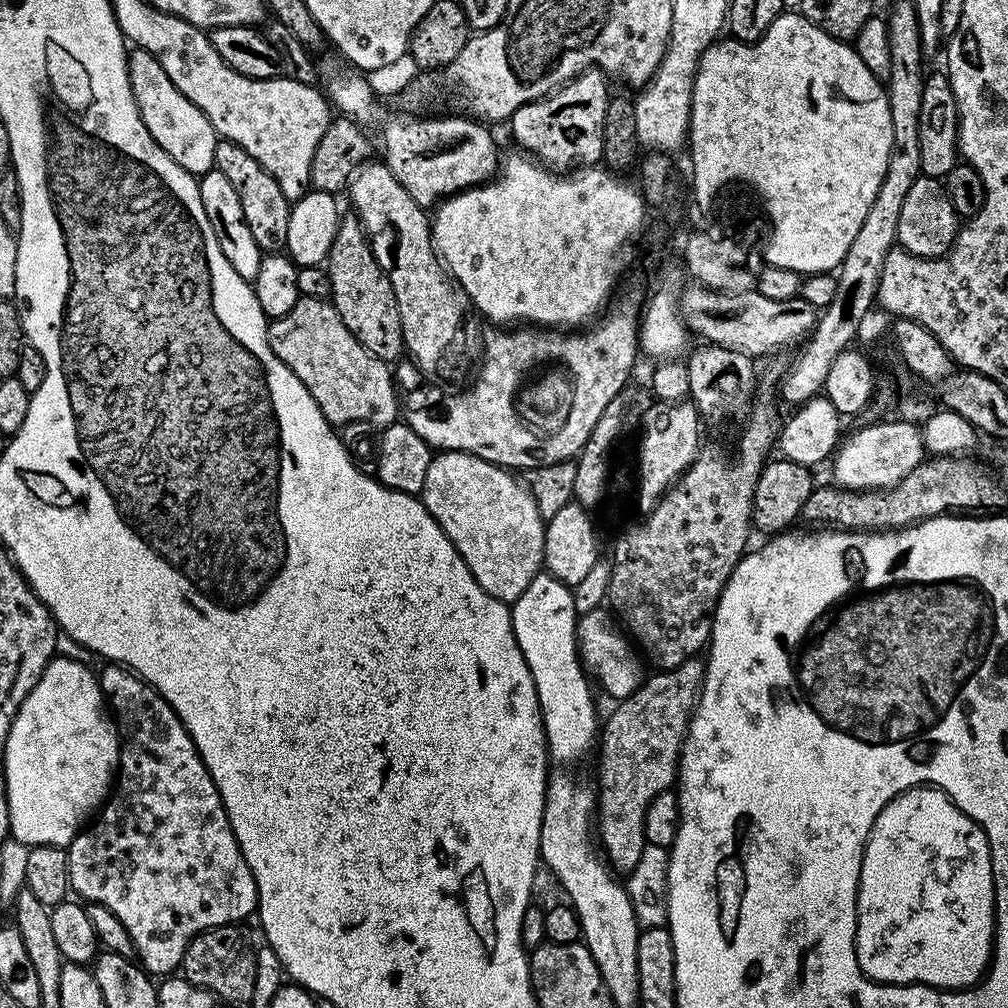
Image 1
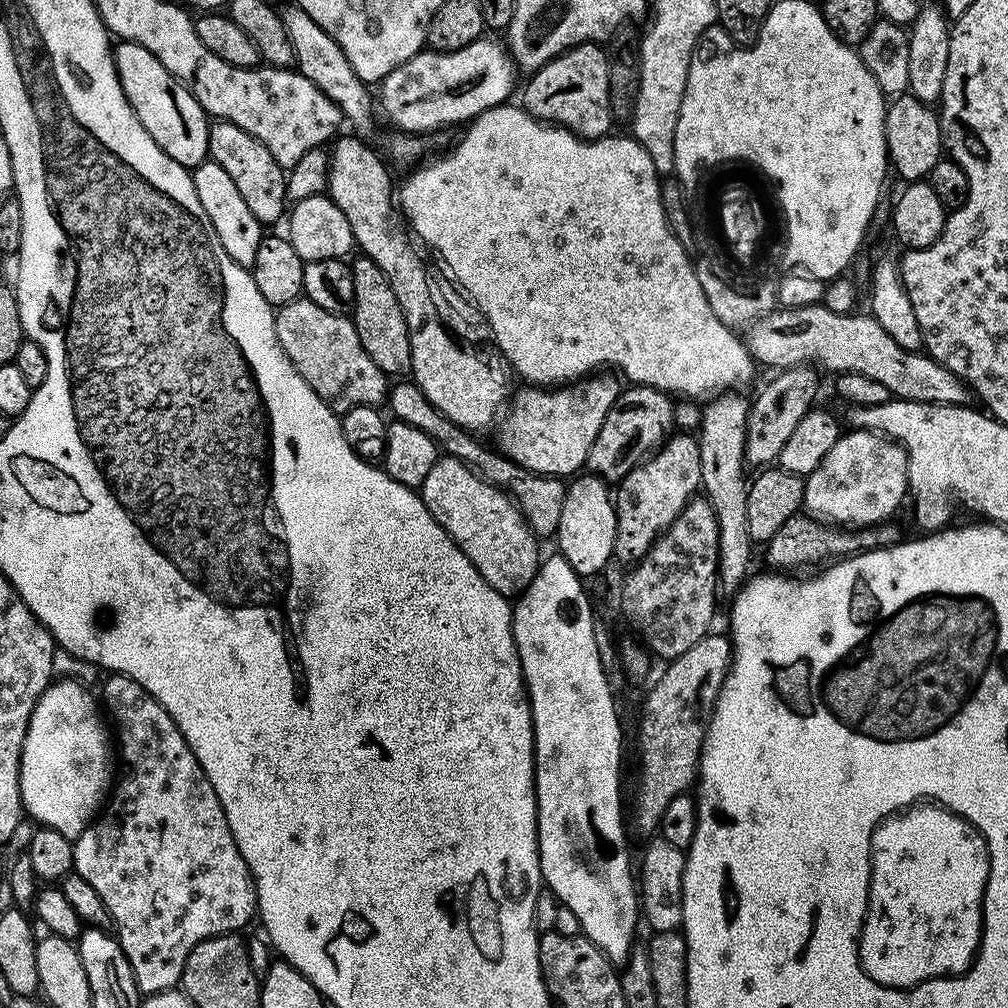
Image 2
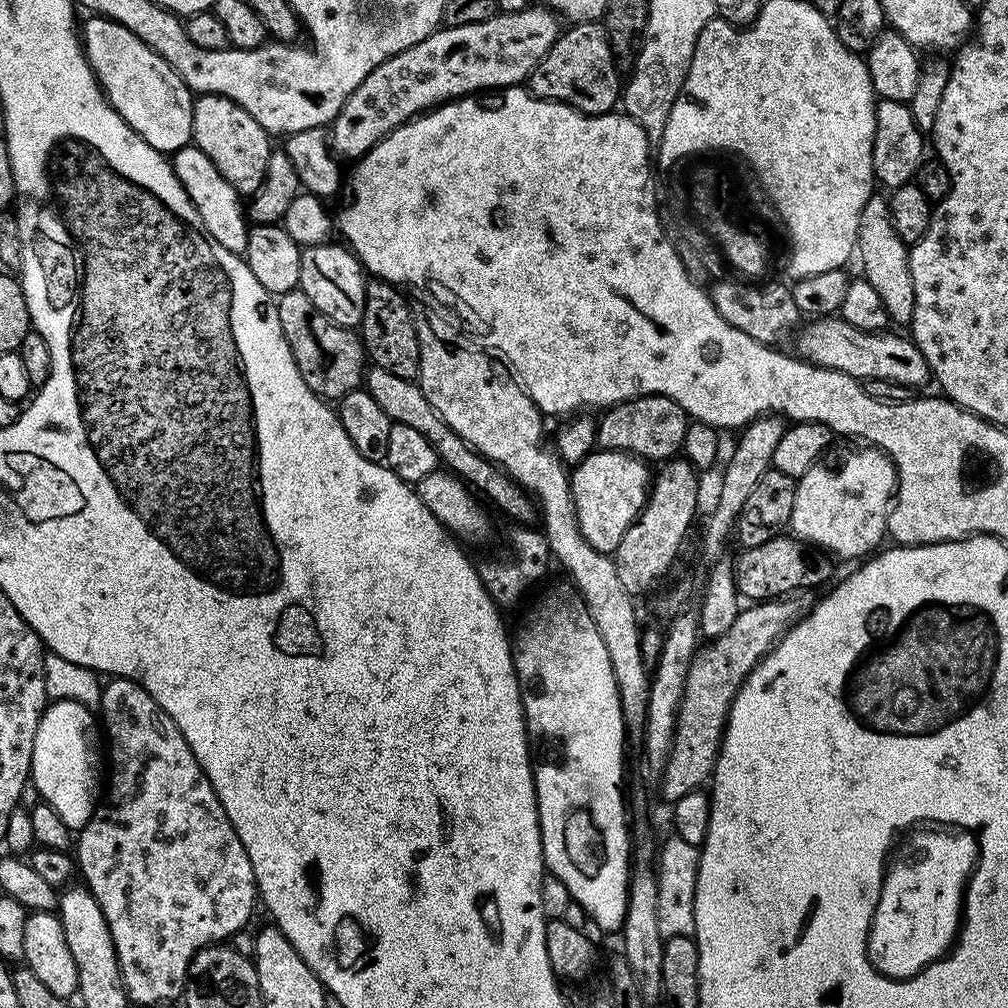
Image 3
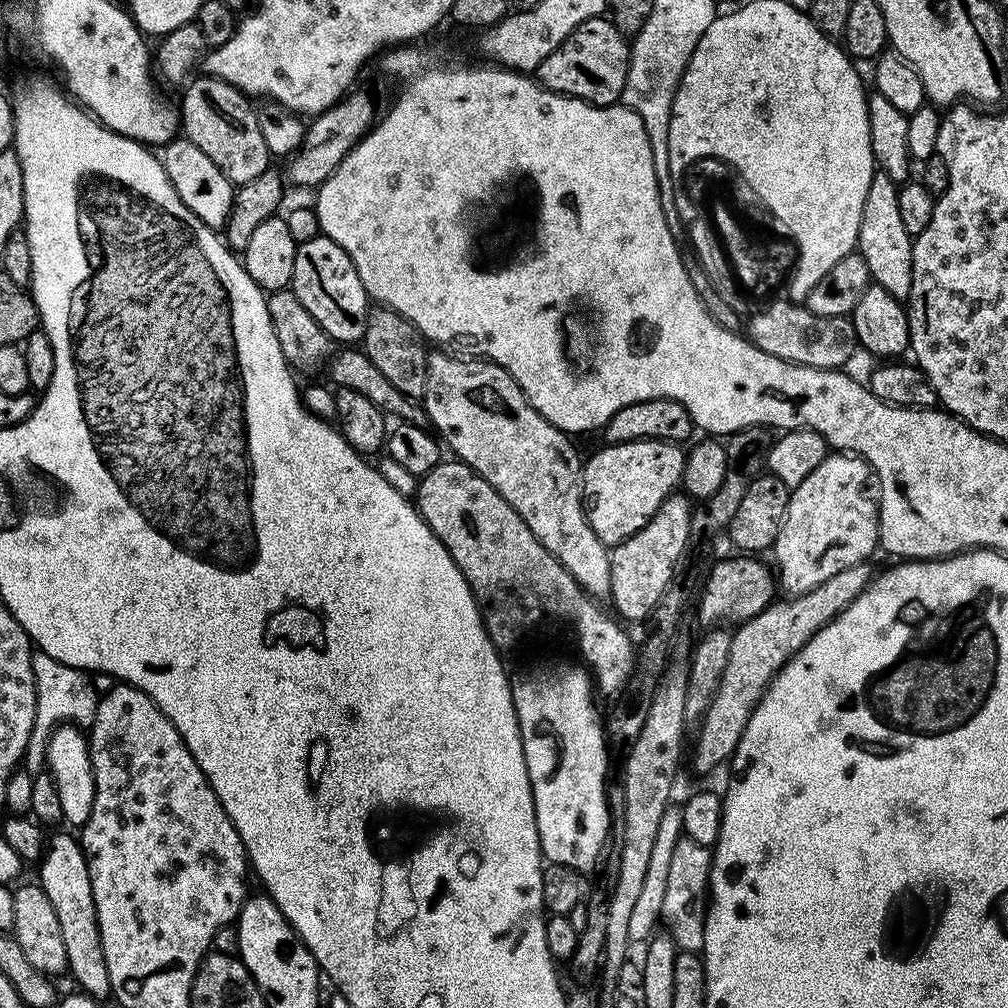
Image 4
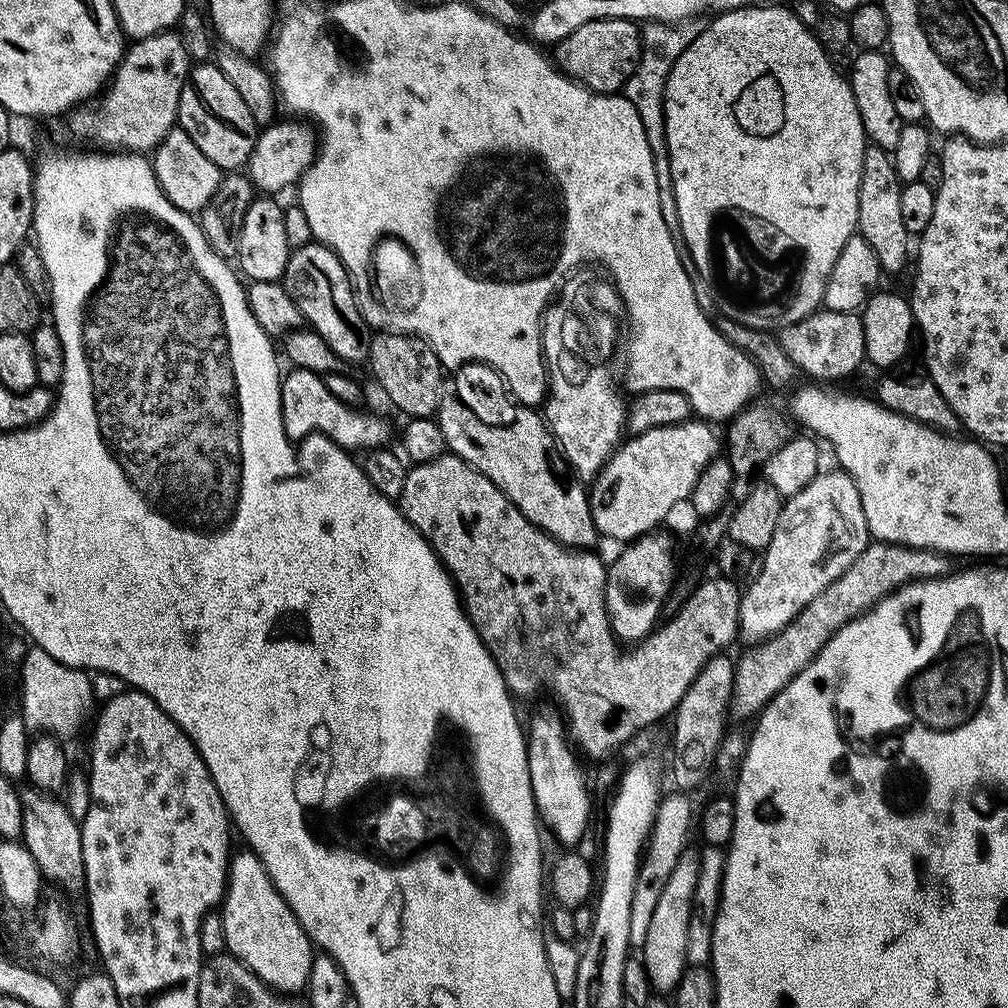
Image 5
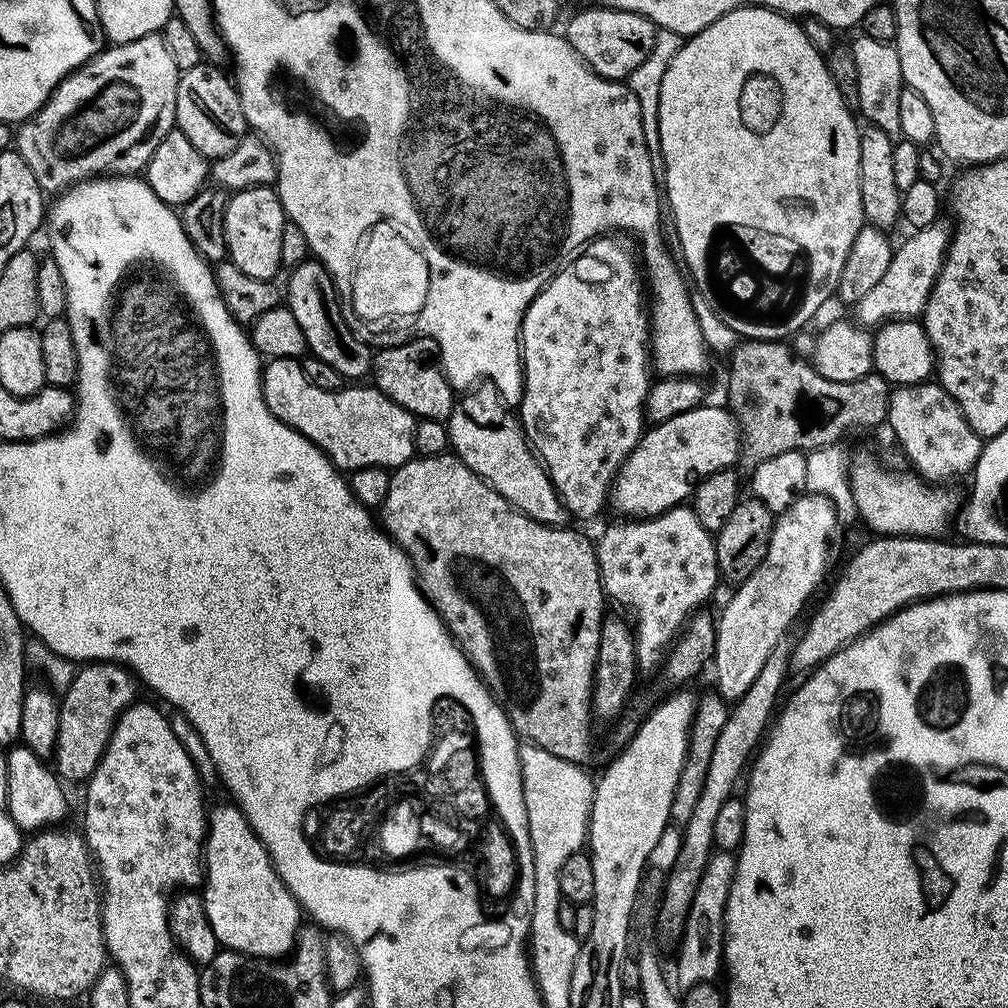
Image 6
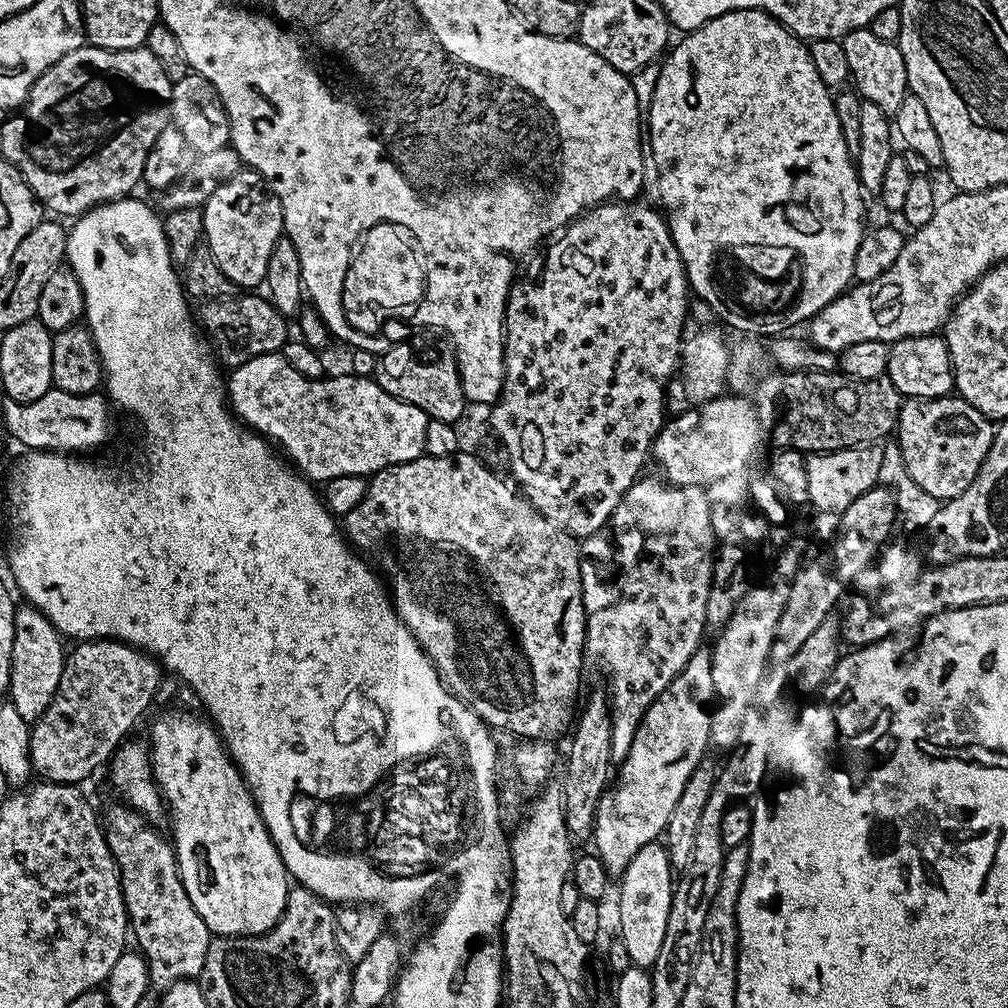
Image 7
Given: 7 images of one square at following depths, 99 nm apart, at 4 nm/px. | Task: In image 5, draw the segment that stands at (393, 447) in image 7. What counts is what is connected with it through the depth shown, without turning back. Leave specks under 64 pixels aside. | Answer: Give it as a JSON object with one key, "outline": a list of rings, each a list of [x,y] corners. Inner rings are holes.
{"outline":[[[293,367],[292,373],[283,377],[280,385],[280,405],[284,419],[284,431],[289,441],[299,442],[306,436],[319,434],[330,438],[339,448],[349,453],[383,448],[389,443],[392,428],[380,416],[372,412],[359,412],[359,407],[338,402],[330,390],[326,390],[324,377],[305,368]],[[364,448],[364,449],[363,449]]]}

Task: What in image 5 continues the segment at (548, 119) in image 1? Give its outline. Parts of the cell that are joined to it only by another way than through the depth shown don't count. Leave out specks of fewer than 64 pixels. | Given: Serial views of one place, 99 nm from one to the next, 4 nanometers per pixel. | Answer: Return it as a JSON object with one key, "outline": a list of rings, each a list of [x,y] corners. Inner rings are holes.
{"outline":[[[631,20],[586,22],[586,26],[578,26],[574,34],[555,45],[554,63],[565,76],[585,84],[591,92],[619,93],[640,61],[640,34],[641,29]]]}

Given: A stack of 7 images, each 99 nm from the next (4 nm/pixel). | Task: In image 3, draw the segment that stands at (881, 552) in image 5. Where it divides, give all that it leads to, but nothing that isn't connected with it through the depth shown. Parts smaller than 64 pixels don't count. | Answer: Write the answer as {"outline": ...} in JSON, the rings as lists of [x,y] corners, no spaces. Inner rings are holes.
{"outline":[[[801,590],[775,600],[765,600],[745,607],[734,618],[734,623],[726,634],[715,637],[711,642],[699,649],[689,664],[688,677],[685,680],[685,690],[682,694],[680,708],[677,710],[676,729],[673,732],[672,749],[669,750],[668,760],[664,764],[664,796],[668,802],[675,802],[687,792],[703,789],[711,781],[712,771],[716,769],[716,759],[720,753],[720,742],[724,739],[724,727],[728,725],[728,711],[732,708],[732,700],[744,684],[744,679],[756,669],[764,655],[780,640],[781,636],[792,625],[803,620],[812,610],[812,605],[818,599],[812,590]]]}

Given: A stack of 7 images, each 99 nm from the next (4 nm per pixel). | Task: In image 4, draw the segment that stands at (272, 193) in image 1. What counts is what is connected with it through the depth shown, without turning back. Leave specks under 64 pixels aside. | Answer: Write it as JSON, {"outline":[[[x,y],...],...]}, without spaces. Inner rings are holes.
{"outline":[[[200,74],[197,80],[189,79],[186,87],[188,89],[178,103],[183,135],[194,142],[194,146],[198,146],[222,174],[226,174],[233,186],[258,178],[258,174],[270,167],[270,153],[262,138],[262,130],[258,130],[253,101],[234,86],[207,74]]]}

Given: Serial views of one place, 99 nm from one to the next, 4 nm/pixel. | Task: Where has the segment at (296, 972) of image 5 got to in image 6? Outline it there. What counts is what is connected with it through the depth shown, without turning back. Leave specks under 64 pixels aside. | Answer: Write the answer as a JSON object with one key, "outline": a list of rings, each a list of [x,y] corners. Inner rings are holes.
{"outline":[[[227,803],[208,812],[208,834],[202,857],[206,918],[210,918],[216,941],[227,951],[256,956],[259,960],[279,960],[296,947],[302,909],[277,874],[250,822],[246,822],[235,803]]]}

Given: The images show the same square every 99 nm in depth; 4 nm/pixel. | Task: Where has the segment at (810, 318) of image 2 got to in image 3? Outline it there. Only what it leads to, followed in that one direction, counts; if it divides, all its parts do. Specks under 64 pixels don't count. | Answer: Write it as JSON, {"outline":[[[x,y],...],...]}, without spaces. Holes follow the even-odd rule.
{"outline":[[[826,316],[809,319],[796,334],[794,352],[799,359],[807,360],[808,363],[816,364],[820,368],[850,374],[855,380],[861,382],[885,380],[894,382],[903,388],[915,390],[915,388],[922,387],[931,377],[926,358],[922,358],[914,341],[907,335],[895,336],[892,330],[867,332],[858,330],[858,326],[850,326],[850,322],[836,316]]]}

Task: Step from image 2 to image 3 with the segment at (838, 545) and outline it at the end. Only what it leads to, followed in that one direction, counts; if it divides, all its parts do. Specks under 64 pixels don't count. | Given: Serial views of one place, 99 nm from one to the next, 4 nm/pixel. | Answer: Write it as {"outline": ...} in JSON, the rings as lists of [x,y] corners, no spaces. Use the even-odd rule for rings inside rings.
{"outline":[[[781,534],[778,536],[775,536],[774,538],[770,538],[770,542],[762,542],[762,546],[754,546],[753,548],[745,548],[743,551],[741,551],[739,554],[741,555],[740,557],[735,557],[734,560],[734,567],[736,569],[736,589],[740,591],[741,597],[745,601],[748,602],[763,602],[765,600],[775,600],[777,598],[783,598],[789,594],[795,594],[801,590],[816,590],[819,589],[819,584],[824,584],[827,582],[828,579],[831,578],[832,572],[832,564],[833,561],[828,558],[820,558],[824,560],[820,560],[817,562],[816,565],[811,568],[810,565],[808,565],[808,560],[806,557],[804,557],[804,551],[806,551],[805,545],[801,543],[801,541],[797,540],[795,536],[791,534]]]}

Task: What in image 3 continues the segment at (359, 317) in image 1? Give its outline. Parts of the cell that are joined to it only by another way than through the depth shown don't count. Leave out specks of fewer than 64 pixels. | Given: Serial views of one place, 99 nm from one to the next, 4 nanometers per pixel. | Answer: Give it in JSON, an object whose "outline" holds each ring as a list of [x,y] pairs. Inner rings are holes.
{"outline":[[[369,279],[366,283],[366,306],[362,310],[362,322],[358,335],[363,343],[367,359],[375,367],[390,370],[398,378],[416,380],[420,374],[420,355],[418,354],[418,334],[413,309],[408,309],[399,287],[387,284],[385,280]]]}

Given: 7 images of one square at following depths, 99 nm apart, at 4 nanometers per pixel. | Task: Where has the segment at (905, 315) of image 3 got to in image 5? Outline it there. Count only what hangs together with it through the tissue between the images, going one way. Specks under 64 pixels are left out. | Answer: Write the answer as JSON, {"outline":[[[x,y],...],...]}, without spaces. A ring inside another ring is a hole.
{"outline":[[[868,144],[864,149],[864,157],[862,158],[862,178],[860,179],[860,189],[858,190],[856,232],[862,238],[866,238],[866,242],[870,242],[870,247],[873,248],[874,254],[878,254],[878,262],[885,273],[900,272],[907,264],[908,267],[910,264],[910,244],[908,248],[910,233],[908,233],[905,224],[902,222],[901,213],[903,189],[904,185],[900,183],[898,178],[898,170],[892,161],[892,154],[882,150],[882,146]]]}

